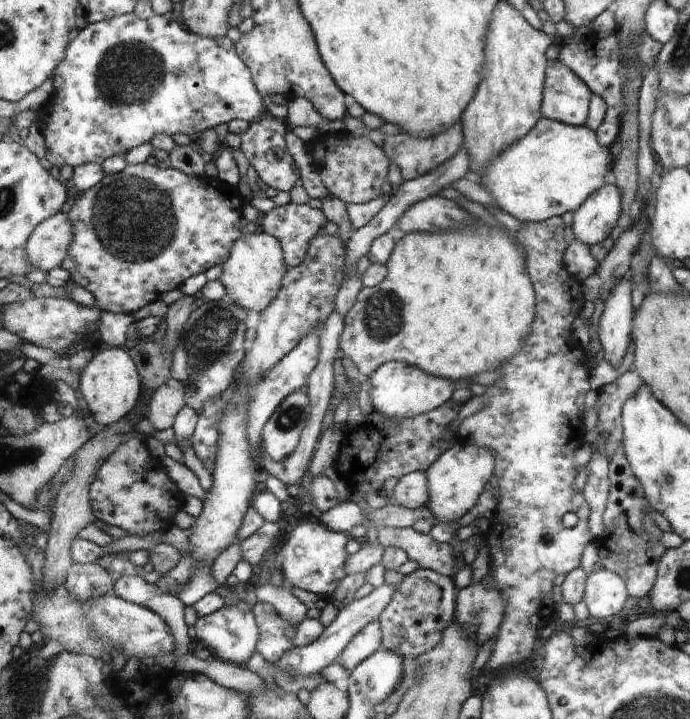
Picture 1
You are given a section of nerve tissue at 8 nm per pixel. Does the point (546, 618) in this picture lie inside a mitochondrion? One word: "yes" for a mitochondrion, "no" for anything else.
no

